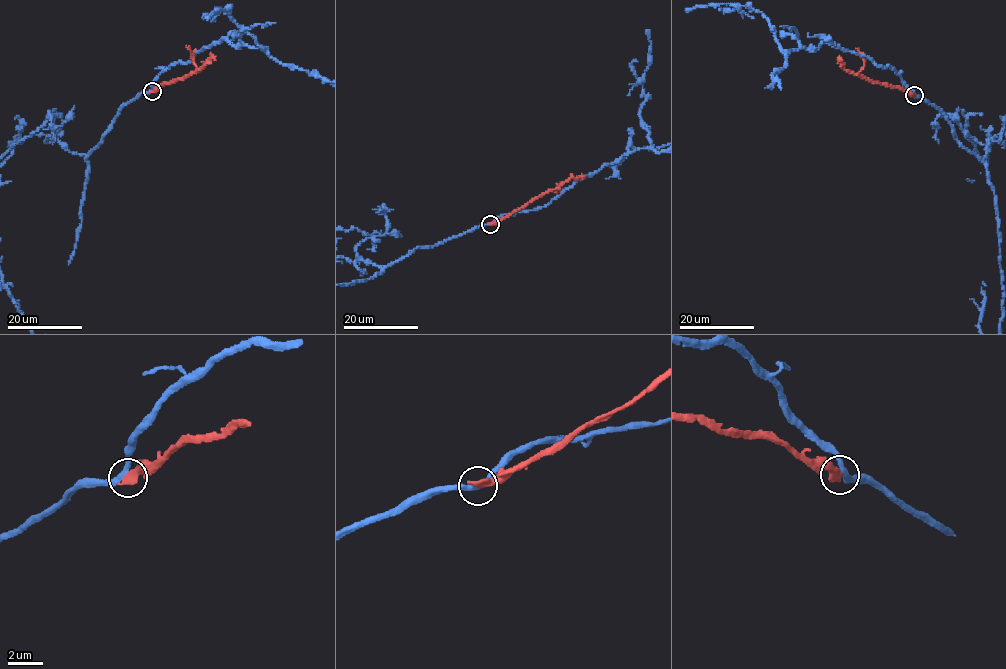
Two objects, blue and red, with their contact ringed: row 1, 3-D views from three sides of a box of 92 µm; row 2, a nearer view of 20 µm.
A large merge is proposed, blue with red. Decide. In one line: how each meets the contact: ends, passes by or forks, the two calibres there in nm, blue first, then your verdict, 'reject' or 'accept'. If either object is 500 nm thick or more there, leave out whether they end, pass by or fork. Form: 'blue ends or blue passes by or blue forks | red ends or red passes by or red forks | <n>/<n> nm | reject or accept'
blue passes by | red ends | 320/480 nm | reject

